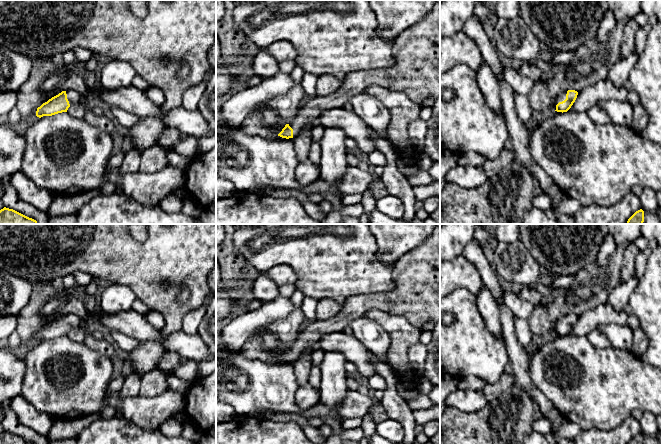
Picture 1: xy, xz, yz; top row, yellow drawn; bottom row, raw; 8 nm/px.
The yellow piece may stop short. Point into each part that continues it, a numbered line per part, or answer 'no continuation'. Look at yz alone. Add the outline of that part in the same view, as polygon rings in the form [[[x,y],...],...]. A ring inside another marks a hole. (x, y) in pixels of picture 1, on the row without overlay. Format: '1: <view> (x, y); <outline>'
1: yz (561, 321); [[[564,315],[562,317],[560,317],[558,319],[558,321],[556,322],[556,329],[559,327],[559,326],[562,326],[566,323],[566,318],[567,318],[567,315]]]

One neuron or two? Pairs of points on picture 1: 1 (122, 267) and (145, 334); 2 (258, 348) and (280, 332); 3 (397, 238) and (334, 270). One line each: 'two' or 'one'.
1: two
2: one
3: two

